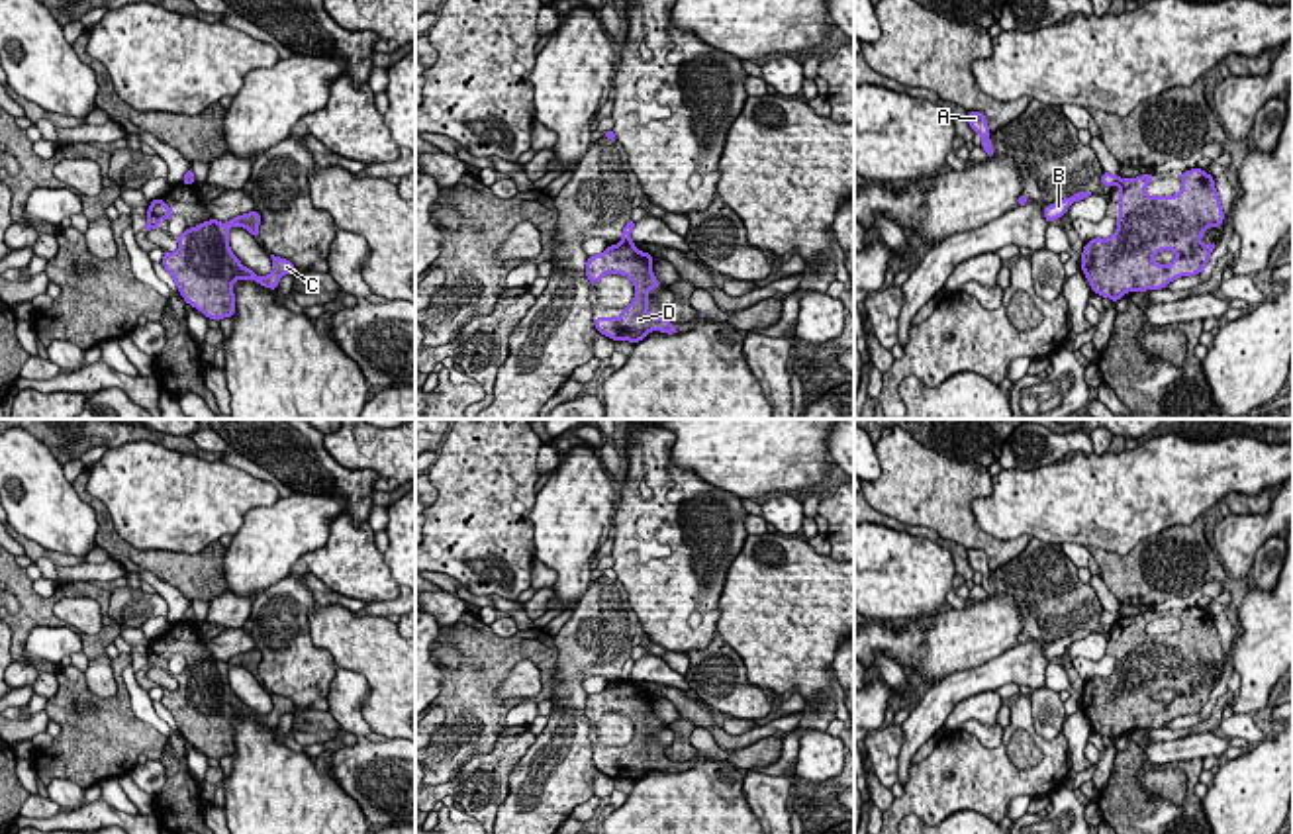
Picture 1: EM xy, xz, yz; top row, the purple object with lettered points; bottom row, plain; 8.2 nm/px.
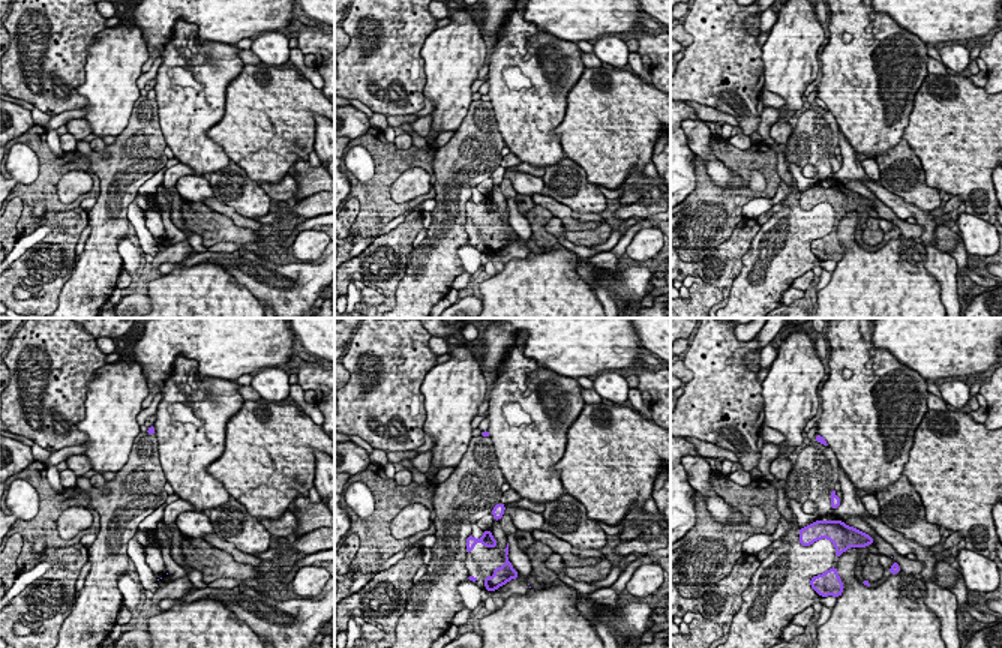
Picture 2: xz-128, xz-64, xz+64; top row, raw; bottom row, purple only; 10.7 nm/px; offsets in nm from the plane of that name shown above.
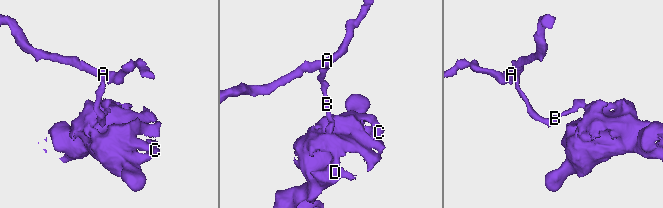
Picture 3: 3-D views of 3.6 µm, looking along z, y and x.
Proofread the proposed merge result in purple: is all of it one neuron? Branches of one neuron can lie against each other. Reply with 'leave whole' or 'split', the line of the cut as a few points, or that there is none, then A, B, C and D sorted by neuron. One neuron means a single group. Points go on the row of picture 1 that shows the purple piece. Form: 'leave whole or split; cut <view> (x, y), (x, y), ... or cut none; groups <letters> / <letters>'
split; cut xz (622, 241), (631, 243); groups A B / C D

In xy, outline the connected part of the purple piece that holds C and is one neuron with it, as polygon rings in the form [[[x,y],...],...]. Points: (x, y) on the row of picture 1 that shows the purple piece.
[[[257,209],[227,223],[212,217],[174,237],[178,243],[174,253],[165,251],[161,264],[172,276],[178,294],[208,319],[221,321],[235,315],[235,280],[255,280],[268,290],[276,290],[282,276],[296,274],[296,266],[288,258],[270,255],[272,272],[257,276],[229,249],[231,227],[243,227],[259,239],[261,219]]]

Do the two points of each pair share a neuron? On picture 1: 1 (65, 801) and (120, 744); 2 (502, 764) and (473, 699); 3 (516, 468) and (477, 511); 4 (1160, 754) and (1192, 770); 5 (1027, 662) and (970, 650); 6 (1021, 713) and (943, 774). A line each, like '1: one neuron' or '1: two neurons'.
1: two neurons
2: two neurons
3: one neuron
4: two neurons
5: two neurons
6: one neuron

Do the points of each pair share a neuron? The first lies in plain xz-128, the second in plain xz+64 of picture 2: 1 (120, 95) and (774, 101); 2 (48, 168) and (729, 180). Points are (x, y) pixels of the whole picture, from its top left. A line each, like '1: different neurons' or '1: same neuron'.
1: different neurons
2: different neurons

